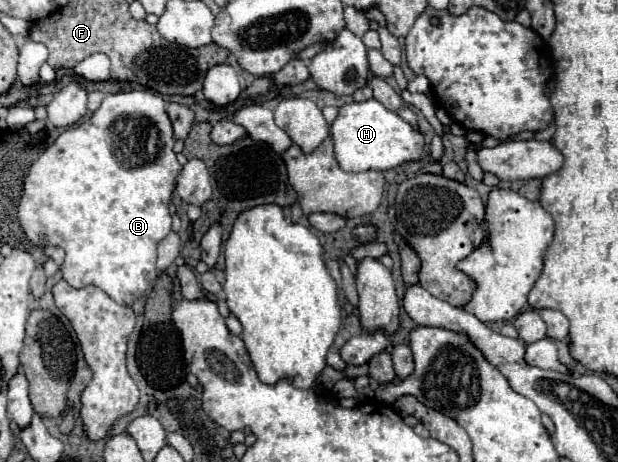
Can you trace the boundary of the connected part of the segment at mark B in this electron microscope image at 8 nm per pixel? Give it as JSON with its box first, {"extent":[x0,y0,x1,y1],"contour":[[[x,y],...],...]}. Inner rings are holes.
{"extent":[18,89,182,305],"contour":[[[136,89],[136,91],[120,91],[120,93],[112,93],[106,95],[102,99],[102,105],[98,111],[94,111],[86,121],[66,129],[56,141],[54,145],[50,145],[30,167],[26,179],[24,179],[24,193],[18,205],[18,219],[20,225],[26,233],[26,237],[38,245],[38,247],[60,247],[66,251],[64,263],[60,267],[62,277],[76,289],[86,287],[86,285],[96,285],[100,287],[104,293],[108,293],[116,303],[120,305],[130,305],[132,301],[136,301],[142,293],[146,293],[148,289],[154,287],[156,279],[158,279],[158,269],[156,269],[156,247],[158,243],[172,231],[172,217],[168,213],[168,203],[172,201],[172,195],[176,191],[176,177],[182,171],[182,165],[176,159],[174,153],[174,131],[172,131],[172,123],[168,119],[166,113],[166,101],[158,95],[154,95],[148,89]]]}

